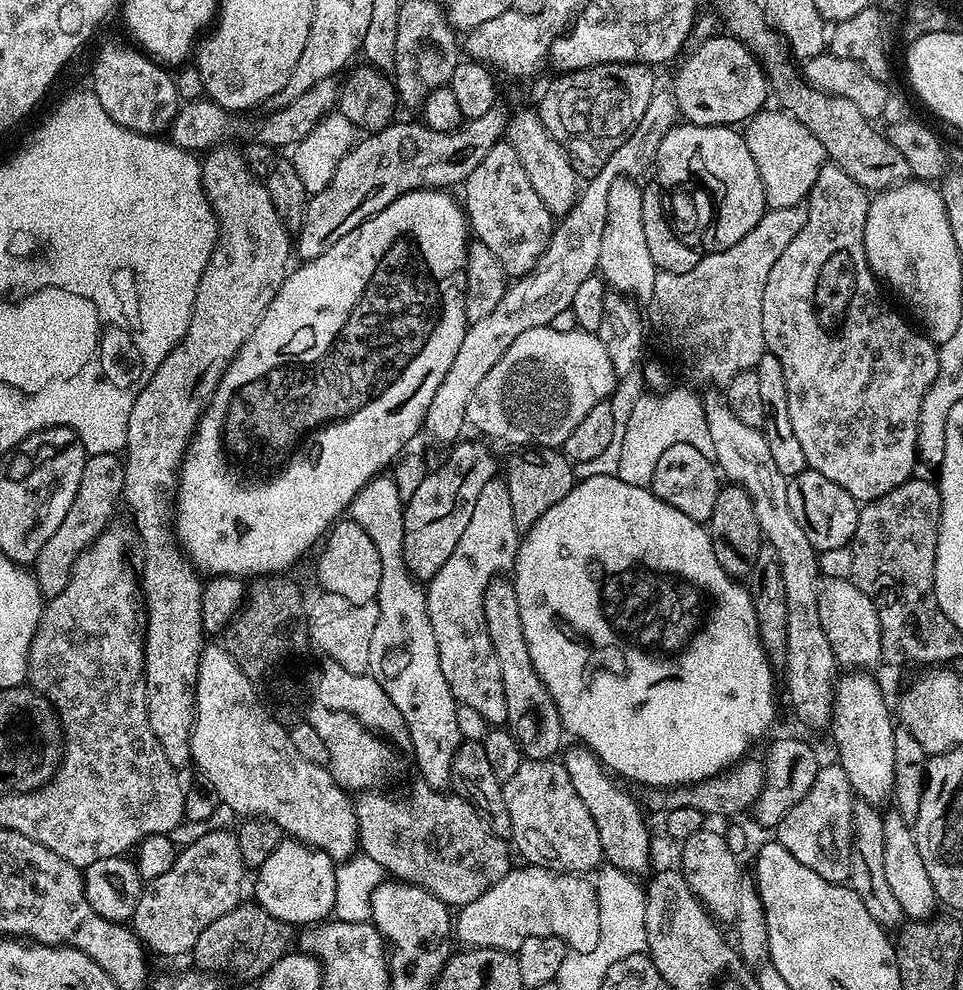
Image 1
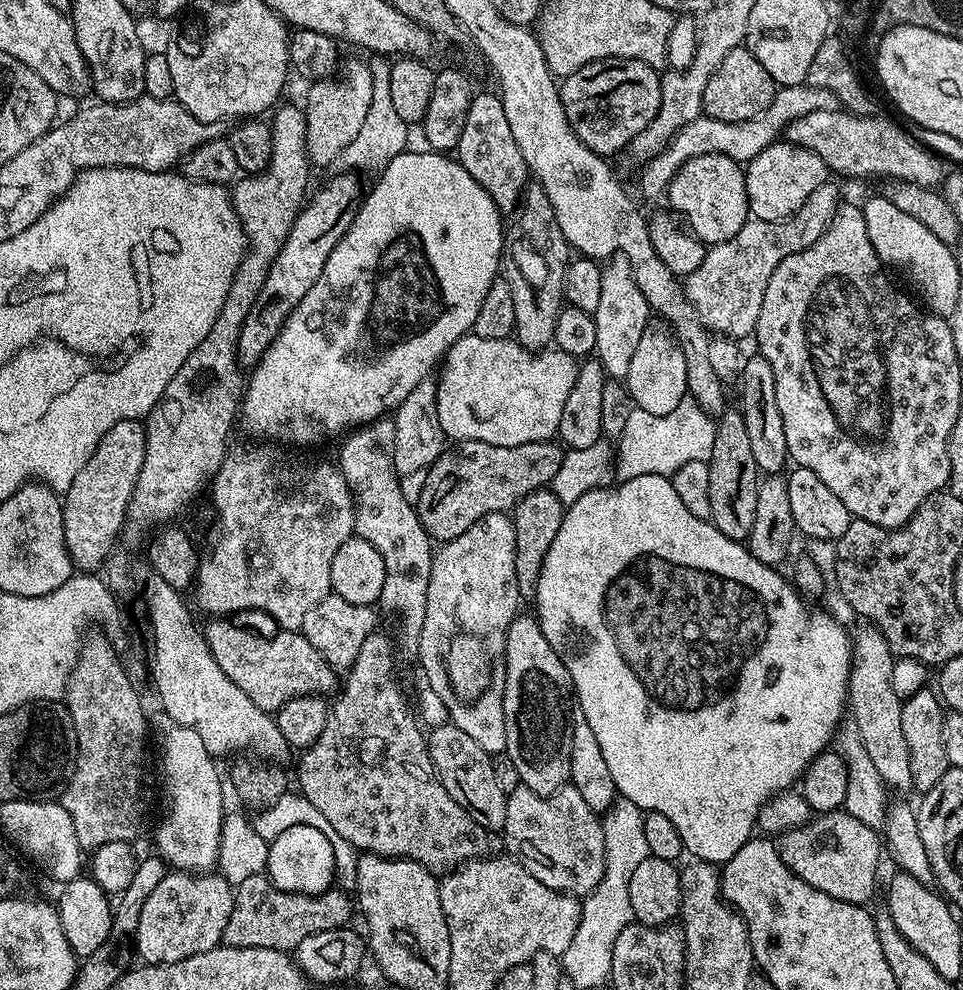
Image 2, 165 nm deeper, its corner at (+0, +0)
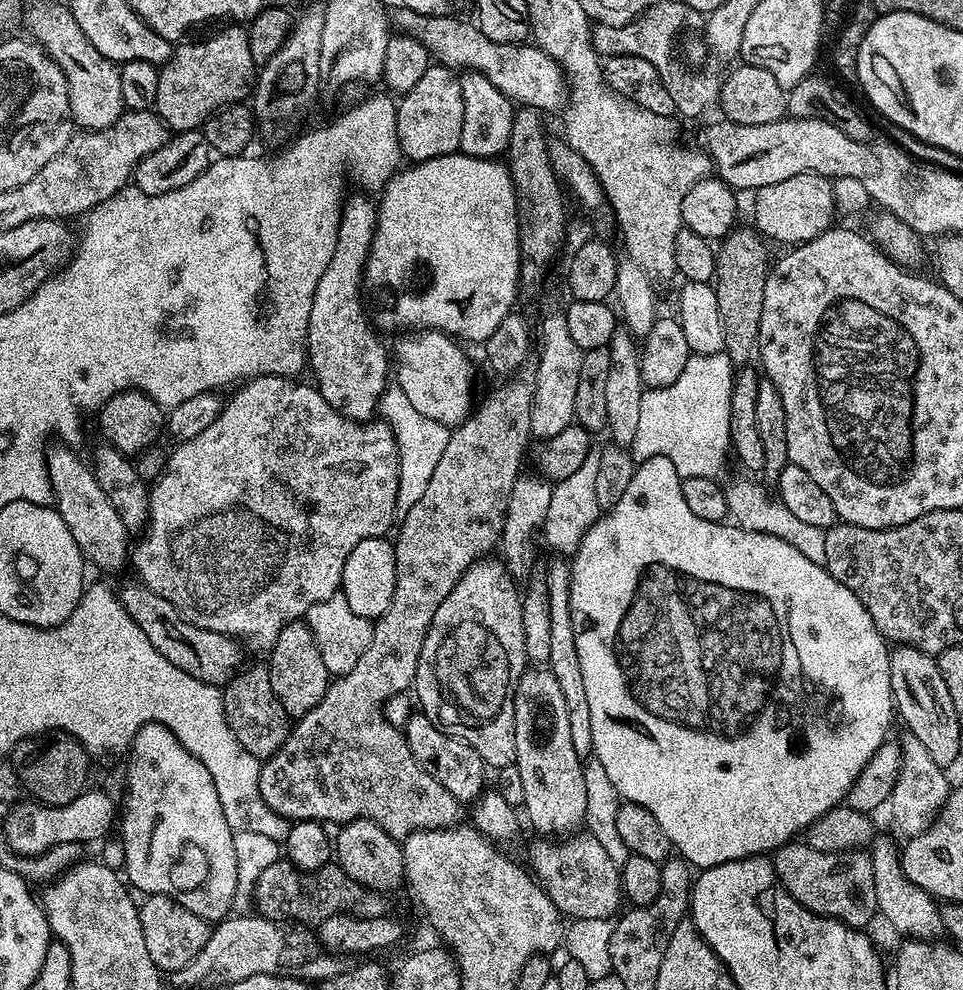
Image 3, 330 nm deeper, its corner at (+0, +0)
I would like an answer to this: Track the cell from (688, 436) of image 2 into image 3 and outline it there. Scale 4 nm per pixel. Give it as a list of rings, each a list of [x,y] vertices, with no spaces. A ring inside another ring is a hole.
[[[728,353],[697,356],[692,354],[682,374],[665,388],[648,388],[642,394],[638,431],[630,445],[634,461],[655,456],[670,458],[681,480],[686,478],[716,478],[729,458],[730,394],[734,365]]]

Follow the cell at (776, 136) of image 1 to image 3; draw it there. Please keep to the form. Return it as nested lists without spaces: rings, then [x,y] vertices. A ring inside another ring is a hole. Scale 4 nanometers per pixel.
[[[816,172],[794,174],[786,182],[774,182],[774,186],[762,186],[755,189],[756,201],[752,204],[754,227],[761,236],[769,241],[777,240],[784,246],[805,244],[830,227],[832,216],[836,212],[836,203],[832,197],[832,180]]]

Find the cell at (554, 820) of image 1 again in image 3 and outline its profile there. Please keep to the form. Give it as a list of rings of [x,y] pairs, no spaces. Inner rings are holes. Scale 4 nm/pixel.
[[[580,830],[563,838],[536,838],[528,848],[528,860],[532,863],[531,875],[547,892],[561,917],[612,918],[621,911],[620,868],[591,832]]]

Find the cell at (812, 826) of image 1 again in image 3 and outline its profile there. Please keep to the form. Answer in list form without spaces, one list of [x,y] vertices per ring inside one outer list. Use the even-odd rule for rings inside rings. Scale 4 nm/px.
[[[789,842],[776,849],[770,856],[776,877],[780,880],[781,888],[785,888],[806,910],[819,916],[829,916],[849,924],[857,930],[867,929],[872,915],[877,915],[876,895],[874,894],[874,870],[872,857],[867,851],[853,850],[850,852],[827,852],[814,850],[806,842]]]

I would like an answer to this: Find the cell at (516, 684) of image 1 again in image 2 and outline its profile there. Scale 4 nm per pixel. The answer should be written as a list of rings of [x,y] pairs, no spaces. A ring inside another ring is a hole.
[[[516,615],[506,630],[506,690],[504,691],[504,721],[506,722],[506,746],[504,752],[518,769],[518,778],[523,787],[534,790],[539,796],[549,796],[569,783],[570,730],[574,707],[572,680],[568,677],[562,658],[546,642],[540,621],[535,615]]]

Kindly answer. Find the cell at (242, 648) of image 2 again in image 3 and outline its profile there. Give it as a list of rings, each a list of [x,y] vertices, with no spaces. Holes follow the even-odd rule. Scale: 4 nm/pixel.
[[[143,582],[135,583],[118,588],[120,605],[134,622],[138,622],[138,630],[142,630],[146,638],[150,638],[150,646],[154,646],[154,650],[158,650],[162,658],[174,662],[178,670],[186,670],[186,674],[217,686],[227,684],[240,671],[245,660],[240,653],[241,645],[233,637],[194,626],[181,616],[177,608],[170,606],[170,602],[162,598],[162,594],[154,594],[154,590],[150,590]]]

